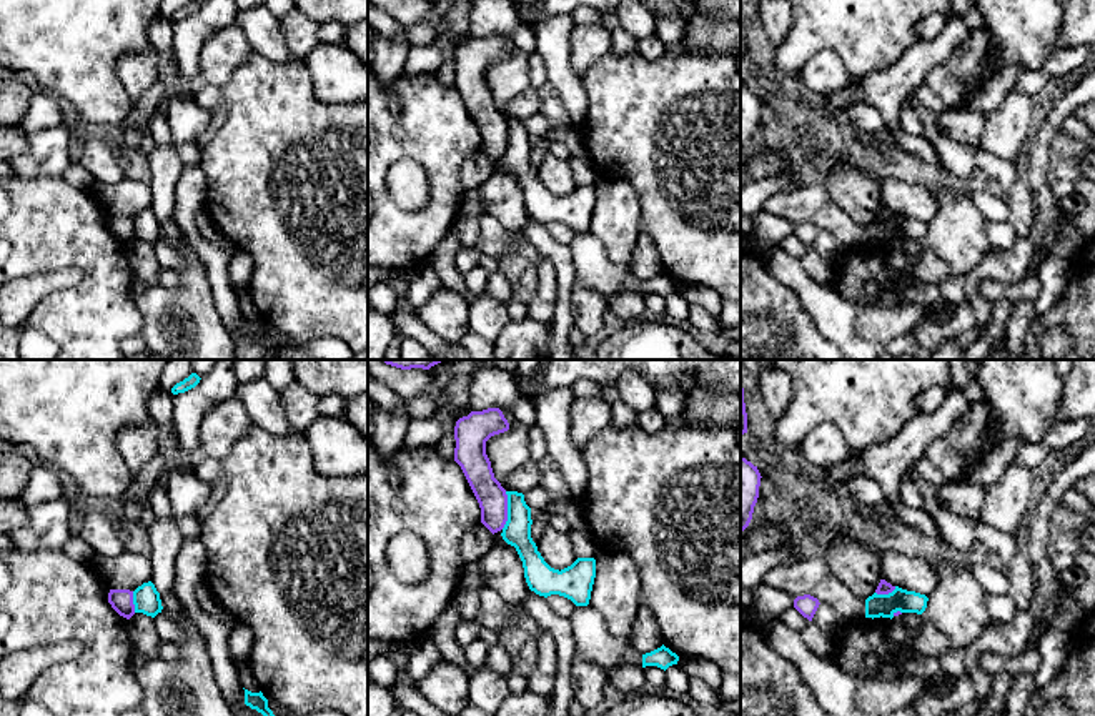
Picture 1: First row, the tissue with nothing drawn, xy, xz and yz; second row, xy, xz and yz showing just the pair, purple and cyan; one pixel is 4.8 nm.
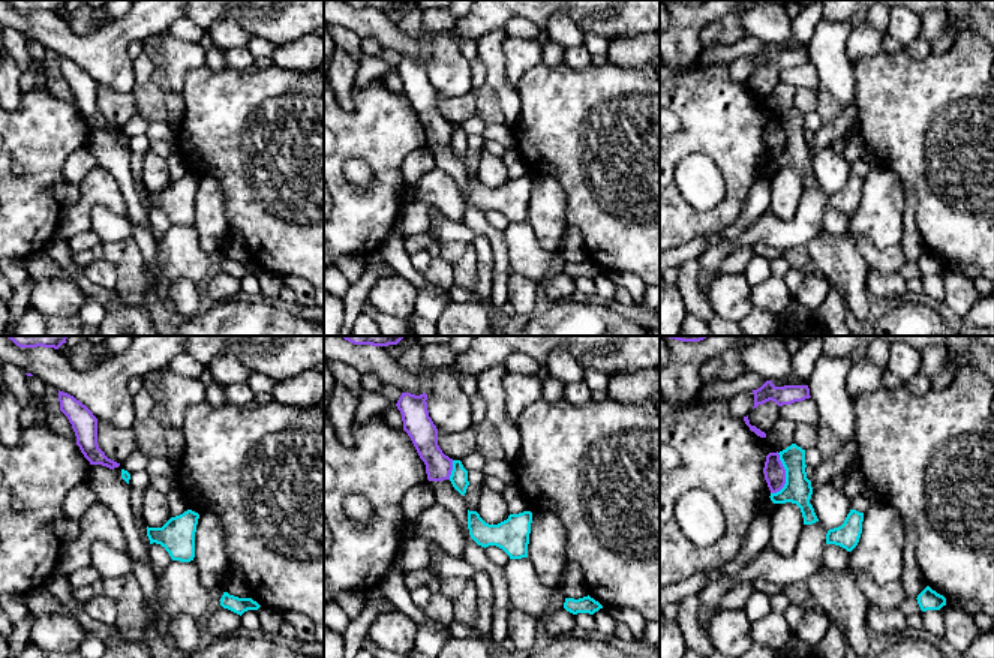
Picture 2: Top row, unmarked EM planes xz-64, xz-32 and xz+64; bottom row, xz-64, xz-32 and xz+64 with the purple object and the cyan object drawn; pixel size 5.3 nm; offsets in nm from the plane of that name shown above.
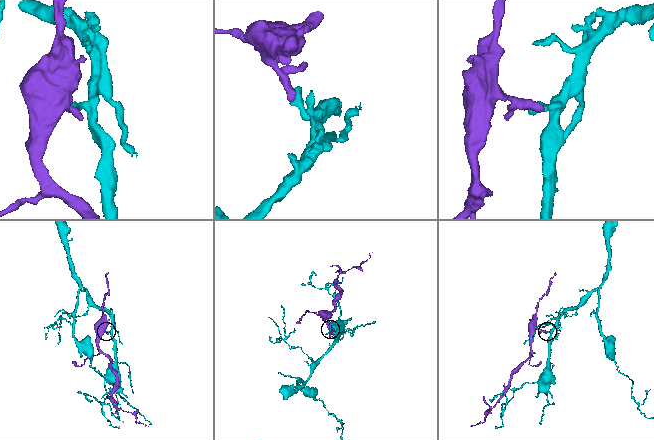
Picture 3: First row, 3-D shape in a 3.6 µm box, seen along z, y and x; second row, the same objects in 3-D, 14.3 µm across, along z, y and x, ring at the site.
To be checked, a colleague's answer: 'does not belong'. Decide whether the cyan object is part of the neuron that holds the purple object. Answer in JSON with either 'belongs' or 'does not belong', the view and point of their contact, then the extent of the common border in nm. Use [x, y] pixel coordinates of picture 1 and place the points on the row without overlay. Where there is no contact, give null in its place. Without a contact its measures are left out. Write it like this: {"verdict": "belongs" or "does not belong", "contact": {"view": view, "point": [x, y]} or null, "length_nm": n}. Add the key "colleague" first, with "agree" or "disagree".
{"colleague": "agree", "verdict": "does not belong", "contact": {"view": "xz", "point": [506, 137]}, "length_nm": 190}

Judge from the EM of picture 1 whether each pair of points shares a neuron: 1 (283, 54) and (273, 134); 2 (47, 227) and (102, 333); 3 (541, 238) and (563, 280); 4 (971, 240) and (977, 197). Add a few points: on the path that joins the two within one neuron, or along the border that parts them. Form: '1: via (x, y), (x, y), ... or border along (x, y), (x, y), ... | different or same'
1: border along (253, 50), (277, 62), (288, 62), (295, 57) | different
2: via (75, 245), (102, 272), (102, 305) | same
3: via (551, 248), (561, 258), (563, 270) | same
4: border along (967, 195), (985, 218) | different

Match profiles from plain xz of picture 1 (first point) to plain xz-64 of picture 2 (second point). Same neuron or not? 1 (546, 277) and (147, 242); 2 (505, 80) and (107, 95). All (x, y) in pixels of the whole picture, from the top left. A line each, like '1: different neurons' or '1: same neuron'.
1: same neuron
2: different neurons

